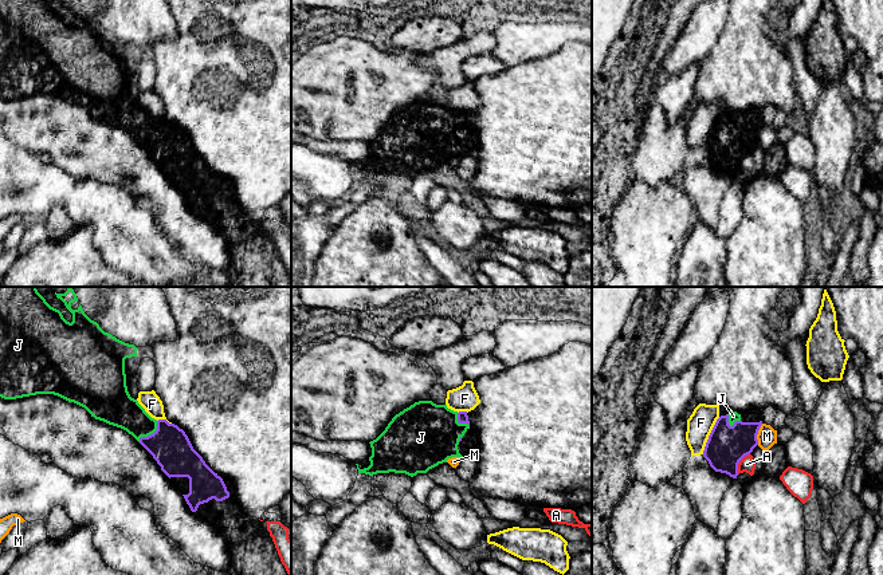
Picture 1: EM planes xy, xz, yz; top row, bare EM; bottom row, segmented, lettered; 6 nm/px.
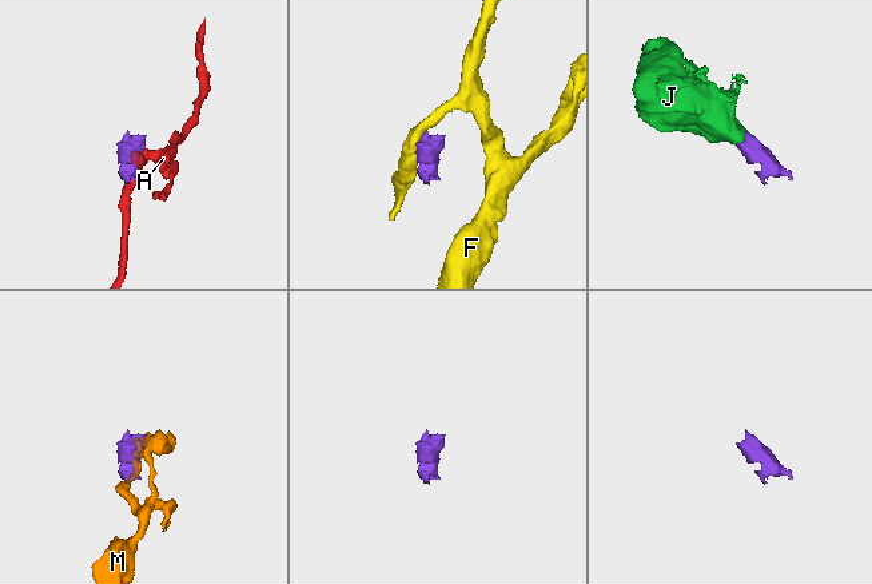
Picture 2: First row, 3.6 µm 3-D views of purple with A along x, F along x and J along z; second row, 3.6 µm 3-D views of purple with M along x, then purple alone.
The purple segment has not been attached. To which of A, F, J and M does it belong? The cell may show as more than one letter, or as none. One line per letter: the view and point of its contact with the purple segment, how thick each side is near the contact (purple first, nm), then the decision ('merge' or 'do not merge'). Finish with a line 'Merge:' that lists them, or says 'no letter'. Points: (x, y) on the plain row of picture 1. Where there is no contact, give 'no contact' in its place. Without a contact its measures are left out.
A: contact yz (738, 162); calibres 240 and 90 nm; do not merge
F: contact yz (709, 136); calibres 240 and 160 nm; do not merge
J: contact xy (150, 134); calibres 240 and 200 nm; merge
M: contact yz (757, 133); calibres 240 and 120 nm; do not merge
Merge: J

